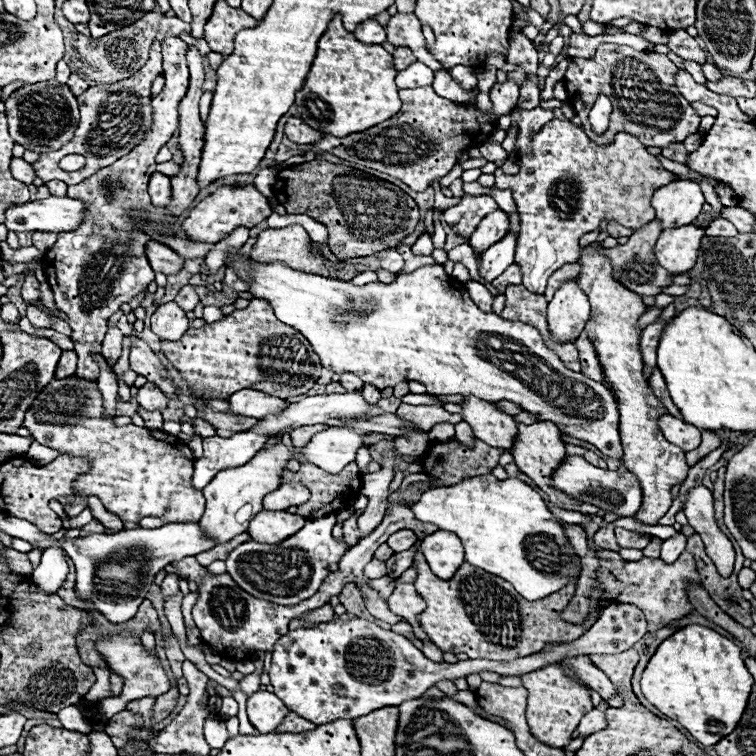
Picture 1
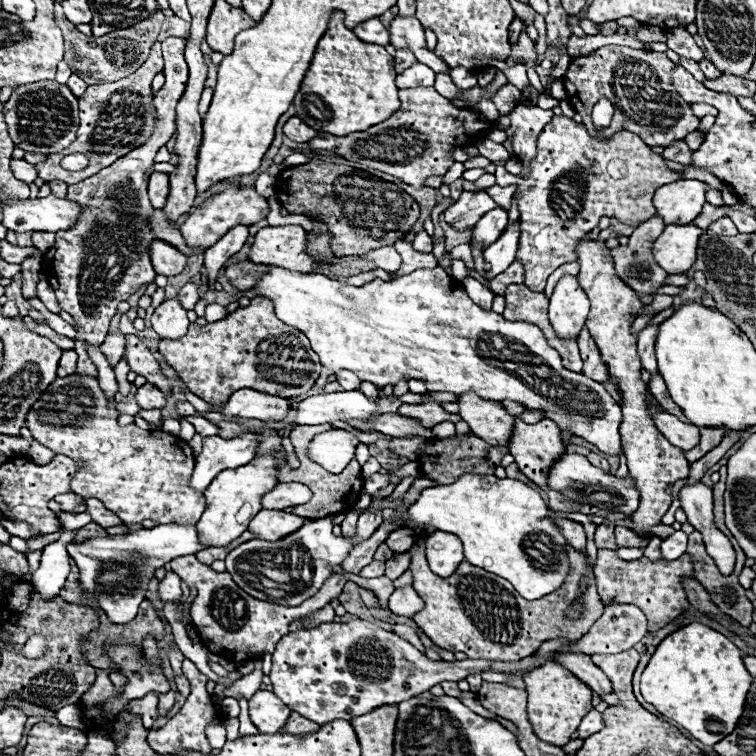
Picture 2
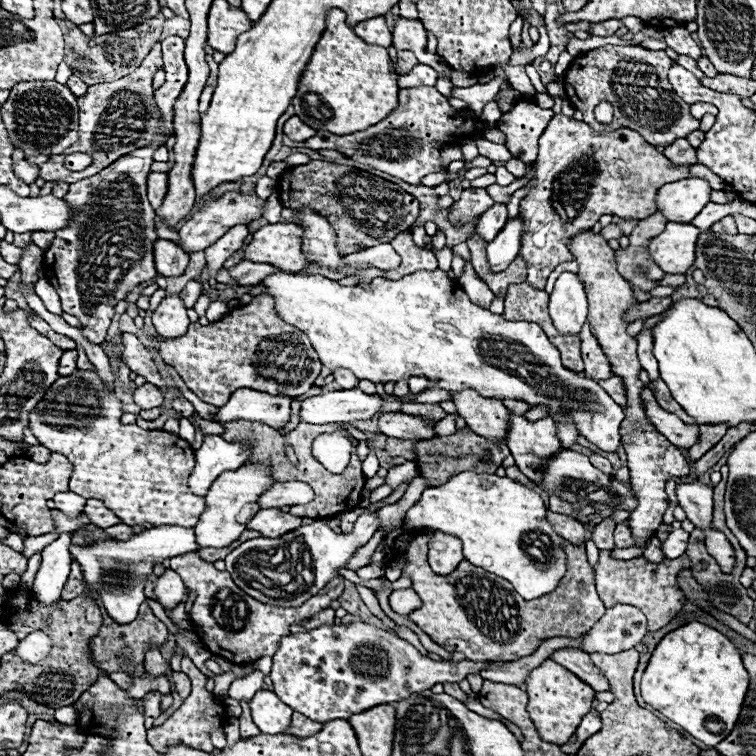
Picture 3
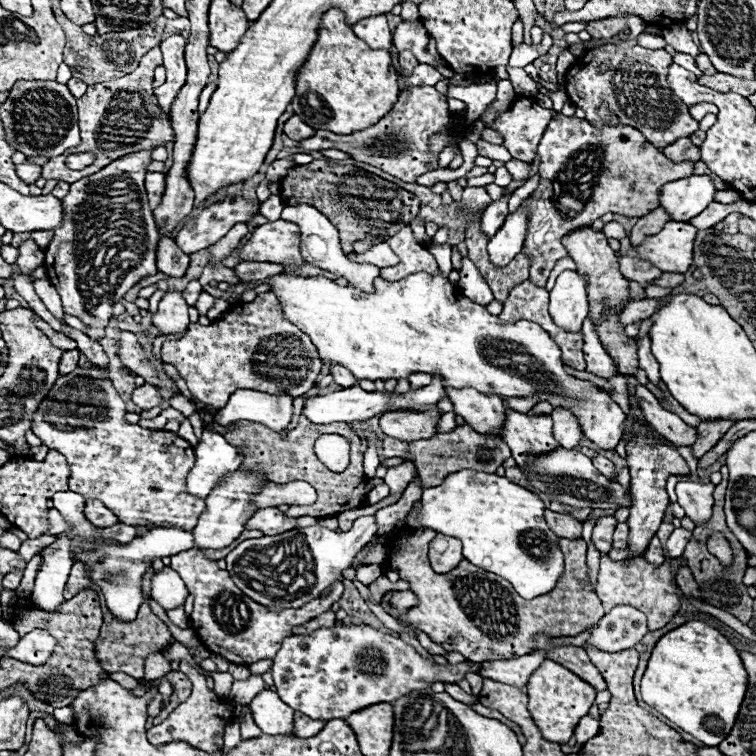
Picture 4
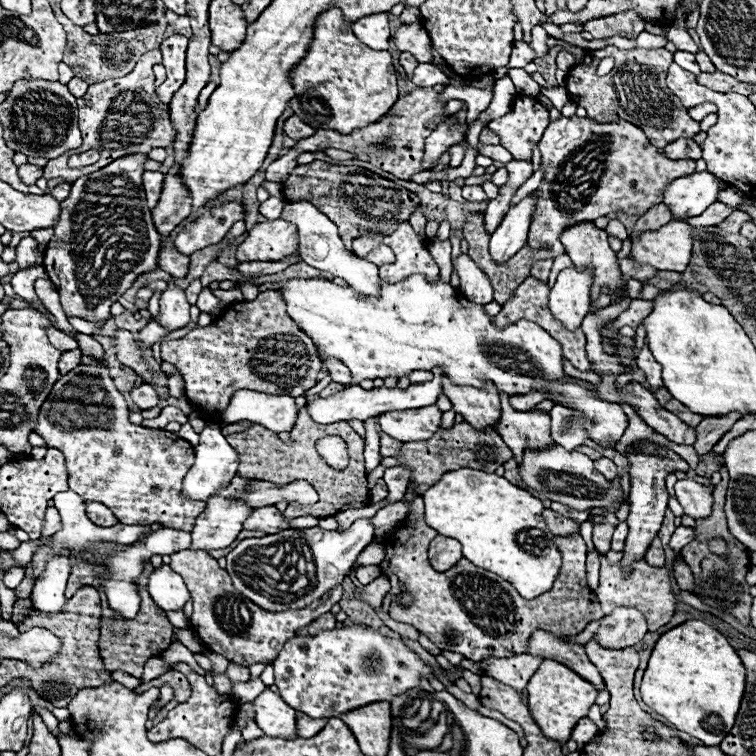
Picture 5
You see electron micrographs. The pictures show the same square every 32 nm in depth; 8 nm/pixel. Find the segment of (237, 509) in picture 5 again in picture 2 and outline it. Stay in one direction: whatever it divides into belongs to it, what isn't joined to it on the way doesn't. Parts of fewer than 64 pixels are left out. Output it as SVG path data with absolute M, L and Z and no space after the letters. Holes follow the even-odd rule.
M274 456L256 458L242 468L220 472L214 482L210 484L206 496L206 510L196 524L198 538L204 546L226 546L236 540L246 528L248 522L254 517L254 512L260 512L260 498L262 494L270 492L268 488L274 486L276 480L276 460Z

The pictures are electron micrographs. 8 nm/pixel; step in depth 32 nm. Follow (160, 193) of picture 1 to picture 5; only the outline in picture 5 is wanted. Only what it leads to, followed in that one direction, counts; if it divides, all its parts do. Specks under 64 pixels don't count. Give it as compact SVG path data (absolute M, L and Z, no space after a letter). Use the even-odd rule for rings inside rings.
M146 170L146 172L142 174L142 184L144 184L144 192L146 192L146 200L148 200L148 206L150 206L150 208L154 208L156 202L158 202L162 182L164 182L164 174L162 174L162 172Z

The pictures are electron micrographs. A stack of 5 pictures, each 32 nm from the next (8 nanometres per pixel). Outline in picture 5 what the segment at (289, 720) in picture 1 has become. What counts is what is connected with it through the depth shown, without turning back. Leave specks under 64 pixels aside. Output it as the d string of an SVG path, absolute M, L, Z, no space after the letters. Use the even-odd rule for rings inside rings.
M298 712L296 714L298 736L300 738L312 738L312 736L316 736L322 730L322 726L326 726L326 722L328 722L326 718L310 718L304 712Z

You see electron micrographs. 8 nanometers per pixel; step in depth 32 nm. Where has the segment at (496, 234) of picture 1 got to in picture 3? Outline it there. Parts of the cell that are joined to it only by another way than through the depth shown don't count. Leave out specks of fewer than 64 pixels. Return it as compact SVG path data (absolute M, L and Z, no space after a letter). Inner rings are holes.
M496 202L492 208L488 208L480 220L478 220L478 234L490 242L494 240L496 232L502 230L502 224L506 224L506 218L508 218L508 210L506 210L506 204L500 204Z

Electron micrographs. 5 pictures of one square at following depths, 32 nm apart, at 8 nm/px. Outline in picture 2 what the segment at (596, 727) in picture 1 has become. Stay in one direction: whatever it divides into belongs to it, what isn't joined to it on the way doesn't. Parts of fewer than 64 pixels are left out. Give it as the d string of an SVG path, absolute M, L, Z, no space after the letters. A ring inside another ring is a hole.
M590 710L590 712L582 718L582 724L578 726L578 738L580 738L580 740L586 740L588 736L592 736L594 732L600 732L600 730L604 728L600 714L602 714L602 712L598 712L598 710Z

